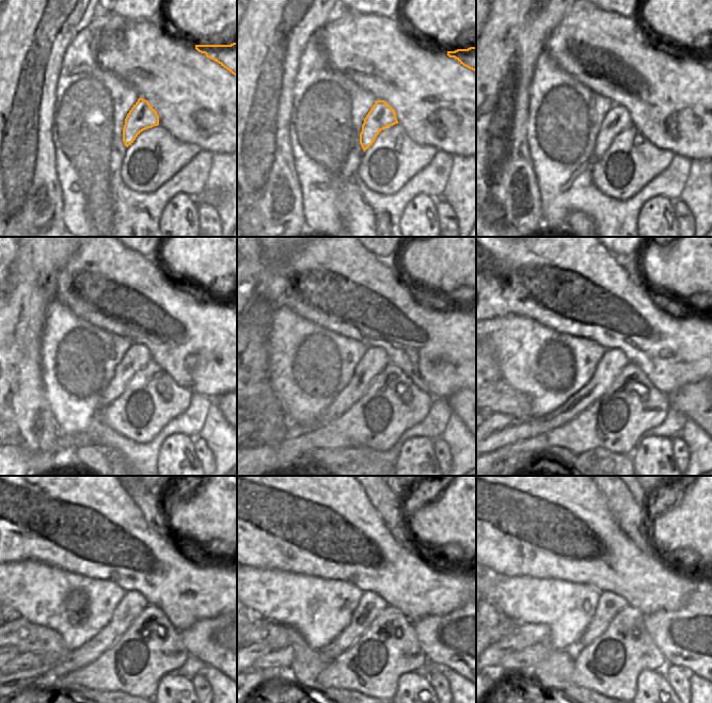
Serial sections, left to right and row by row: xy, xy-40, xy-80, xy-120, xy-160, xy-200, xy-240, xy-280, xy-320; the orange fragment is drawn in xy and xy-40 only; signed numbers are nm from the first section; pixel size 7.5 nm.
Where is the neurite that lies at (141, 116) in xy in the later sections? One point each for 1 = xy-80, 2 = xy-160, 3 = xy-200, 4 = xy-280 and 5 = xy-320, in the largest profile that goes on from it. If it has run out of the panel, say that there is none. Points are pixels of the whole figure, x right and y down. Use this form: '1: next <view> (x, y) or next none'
1: next xy-80 (616, 120)
2: next xy-160 (375, 360)
3: next xy-200 (614, 360)
4: next xy-280 (370, 604)
5: next xy-320 (610, 604)

